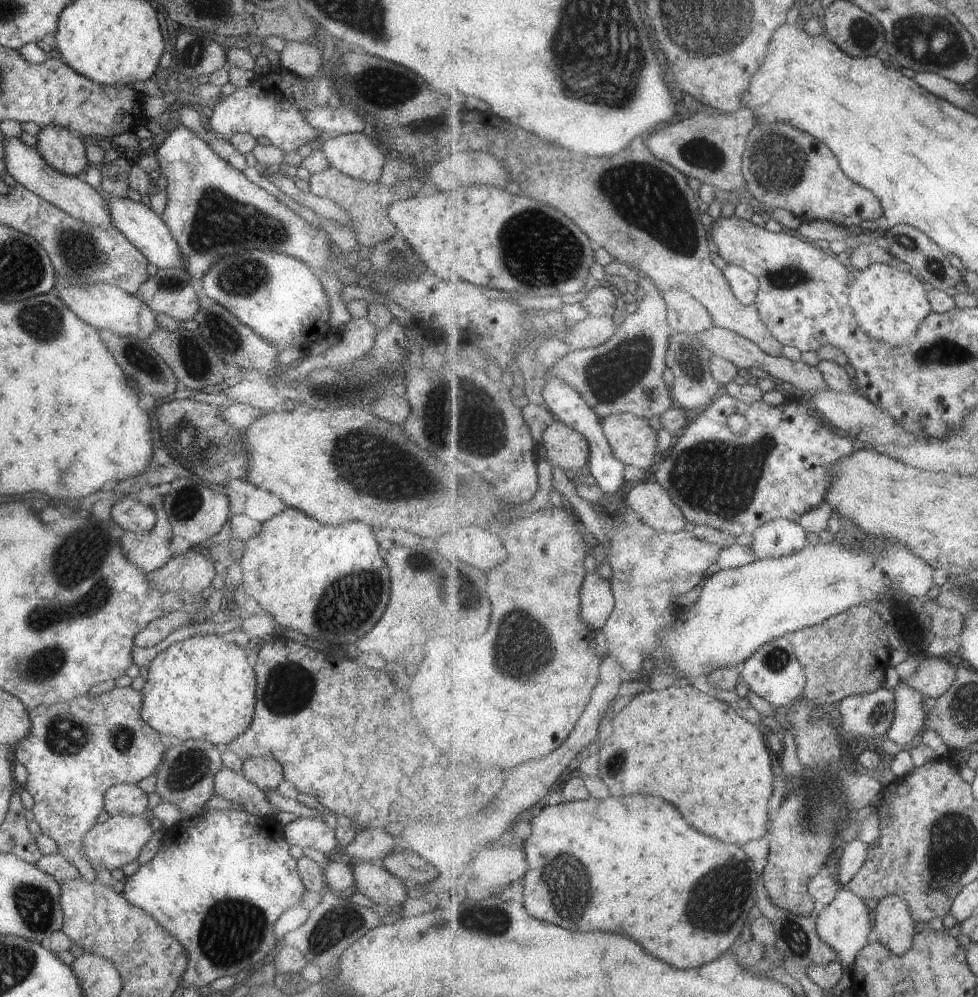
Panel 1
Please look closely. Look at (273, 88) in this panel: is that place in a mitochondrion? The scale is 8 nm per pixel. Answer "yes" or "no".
no

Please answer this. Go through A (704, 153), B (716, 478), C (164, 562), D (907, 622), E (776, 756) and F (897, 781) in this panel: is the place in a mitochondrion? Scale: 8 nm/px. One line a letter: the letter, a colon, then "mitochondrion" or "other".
A: mitochondrion
B: mitochondrion
C: other
D: other
E: other
F: other

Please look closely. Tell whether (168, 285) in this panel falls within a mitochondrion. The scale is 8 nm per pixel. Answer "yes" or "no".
yes

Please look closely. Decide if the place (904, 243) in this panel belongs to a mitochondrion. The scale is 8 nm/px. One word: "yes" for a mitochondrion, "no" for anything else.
yes

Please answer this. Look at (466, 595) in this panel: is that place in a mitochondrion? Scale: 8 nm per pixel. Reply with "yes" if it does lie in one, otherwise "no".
yes

